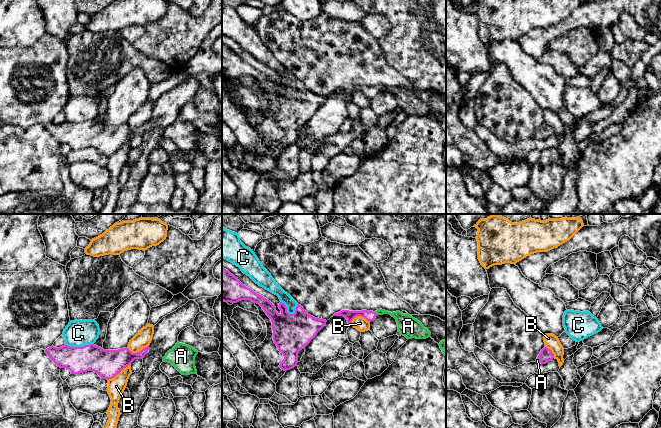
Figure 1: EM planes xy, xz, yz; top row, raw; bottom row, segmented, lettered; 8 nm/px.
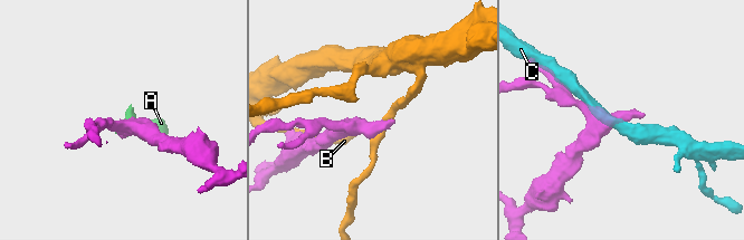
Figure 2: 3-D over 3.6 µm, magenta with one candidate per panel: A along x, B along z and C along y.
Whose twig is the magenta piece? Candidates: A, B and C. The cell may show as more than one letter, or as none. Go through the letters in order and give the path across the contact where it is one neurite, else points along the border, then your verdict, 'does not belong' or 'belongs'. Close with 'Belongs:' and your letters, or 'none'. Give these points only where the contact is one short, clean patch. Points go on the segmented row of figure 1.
A: across xz (349, 315), (355, 313), (375, 313), (389, 312), (404, 321) | belongs
B: does not belong
C: along xy (93, 343), (82, 346), (65, 345) | does not belong
Belongs: A

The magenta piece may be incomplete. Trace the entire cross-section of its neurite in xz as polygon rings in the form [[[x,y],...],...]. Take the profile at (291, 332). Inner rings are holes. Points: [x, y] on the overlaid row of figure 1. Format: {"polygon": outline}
{"polygon": [[[222,268],[222,301],[237,303],[241,300],[259,304],[271,319],[273,341],[284,356],[279,367],[284,371],[297,365],[299,351],[305,349],[327,322],[309,315],[299,304],[295,313],[289,314],[286,305],[280,302],[279,314],[269,300],[243,285],[238,278]]]}

